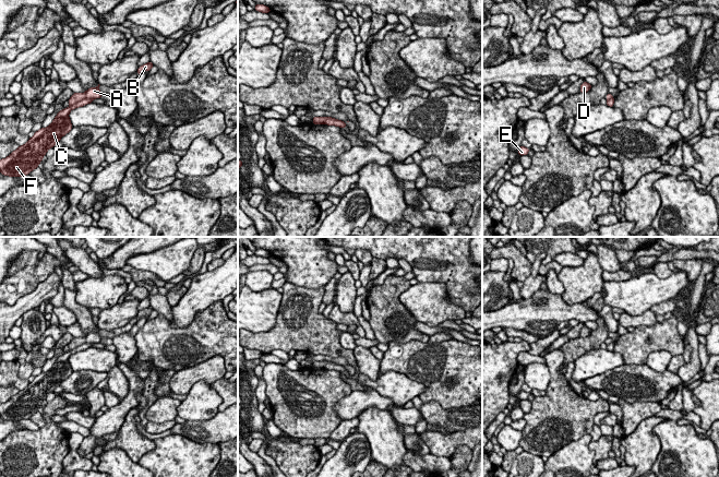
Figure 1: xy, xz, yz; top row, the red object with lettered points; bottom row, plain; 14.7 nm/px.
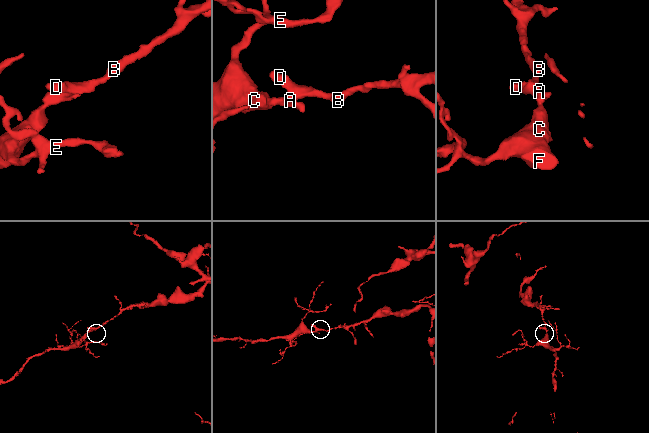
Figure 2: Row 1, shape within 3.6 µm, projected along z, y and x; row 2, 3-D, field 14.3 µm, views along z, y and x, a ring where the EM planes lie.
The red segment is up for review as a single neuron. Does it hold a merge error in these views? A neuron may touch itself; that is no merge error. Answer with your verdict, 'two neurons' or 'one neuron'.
two neurons

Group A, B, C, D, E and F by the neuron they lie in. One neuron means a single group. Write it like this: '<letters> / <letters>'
A B D / C E F

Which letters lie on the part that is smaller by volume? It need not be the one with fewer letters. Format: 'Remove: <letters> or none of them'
Remove: C, E, F

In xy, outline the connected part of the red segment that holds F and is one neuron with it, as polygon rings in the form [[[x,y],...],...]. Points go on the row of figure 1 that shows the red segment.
[[[84,98],[59,111],[50,126],[36,131],[24,145],[0,159],[0,172],[10,177],[29,175],[41,163],[47,151],[73,128],[69,118],[70,111],[89,103],[93,103],[93,99]]]

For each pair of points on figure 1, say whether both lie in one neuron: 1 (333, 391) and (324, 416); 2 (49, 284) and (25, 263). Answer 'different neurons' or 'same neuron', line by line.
1: same neuron
2: different neurons

